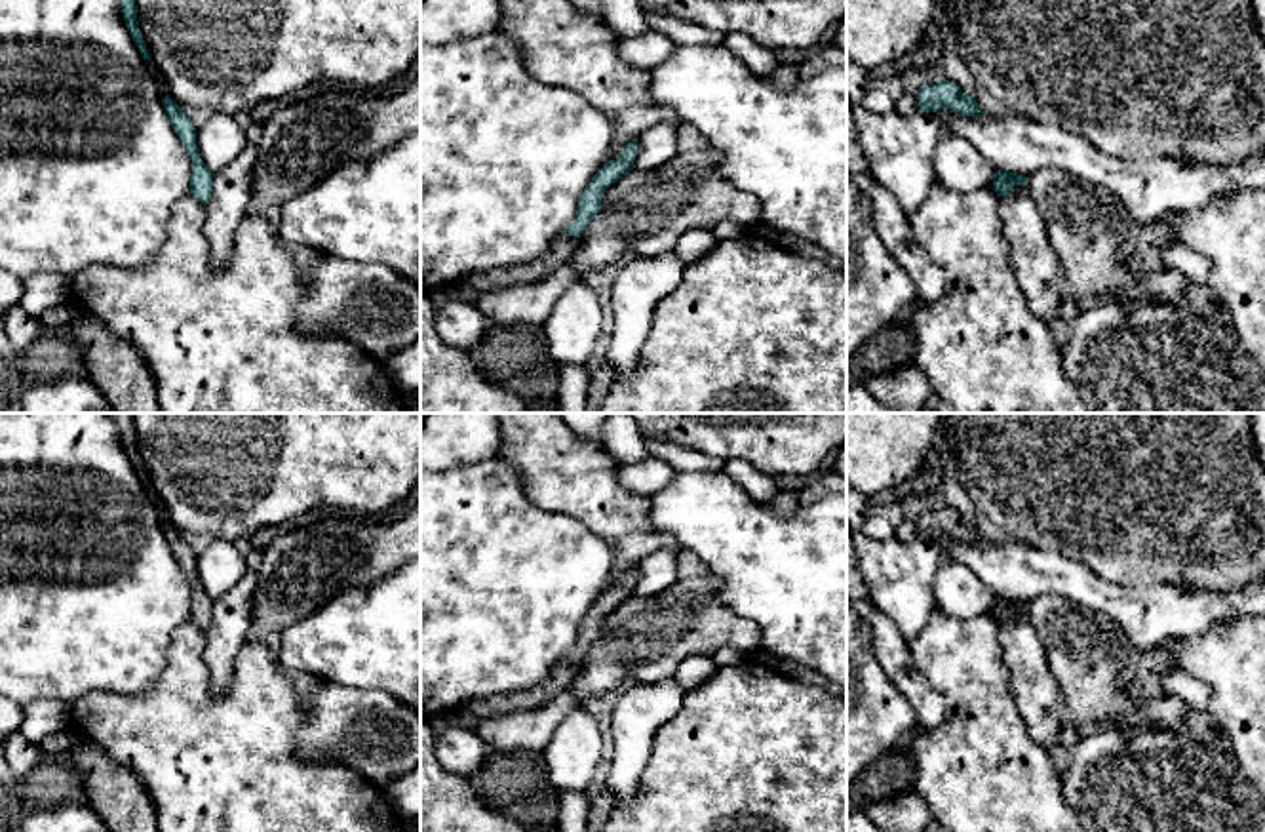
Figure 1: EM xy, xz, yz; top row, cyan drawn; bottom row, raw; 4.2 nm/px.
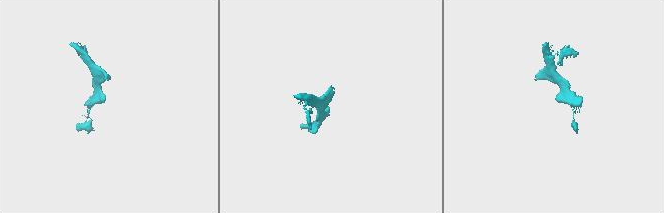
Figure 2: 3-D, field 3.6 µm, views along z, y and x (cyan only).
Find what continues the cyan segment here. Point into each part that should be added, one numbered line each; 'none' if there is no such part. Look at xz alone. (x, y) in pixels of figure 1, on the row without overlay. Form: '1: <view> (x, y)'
1: xz (468, 716)

